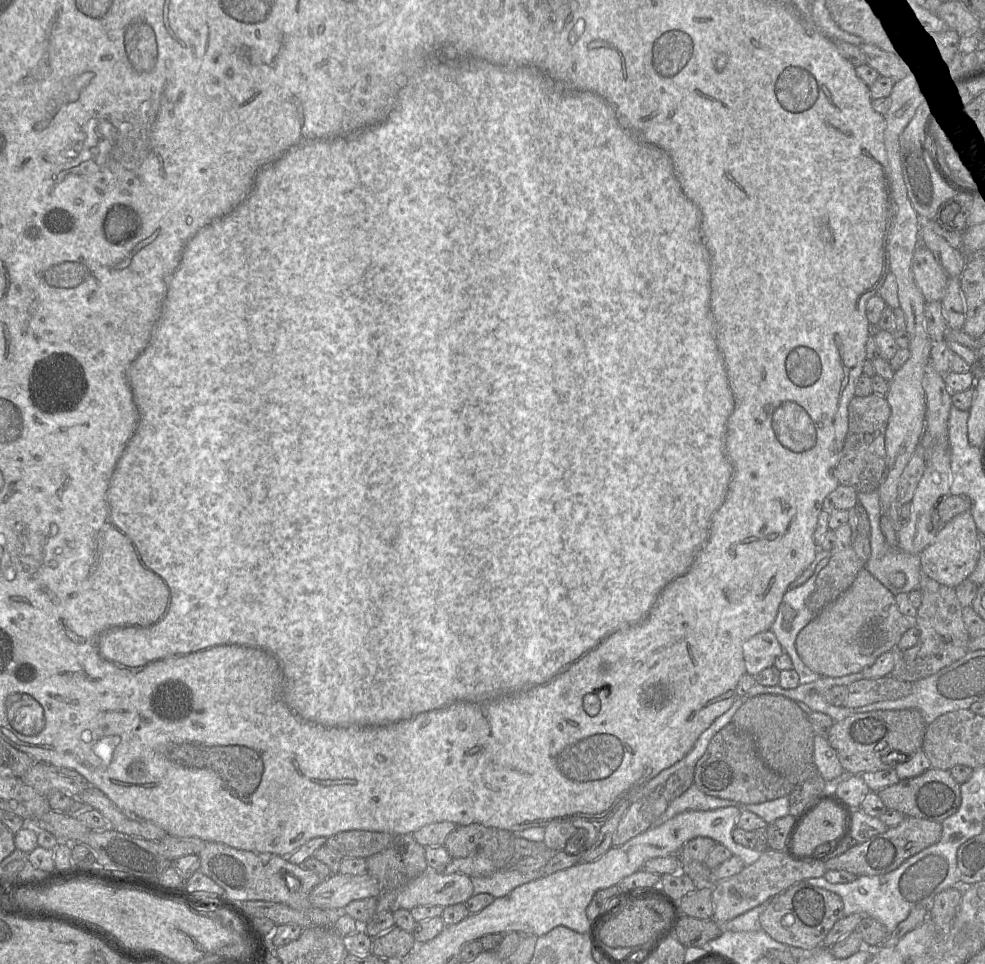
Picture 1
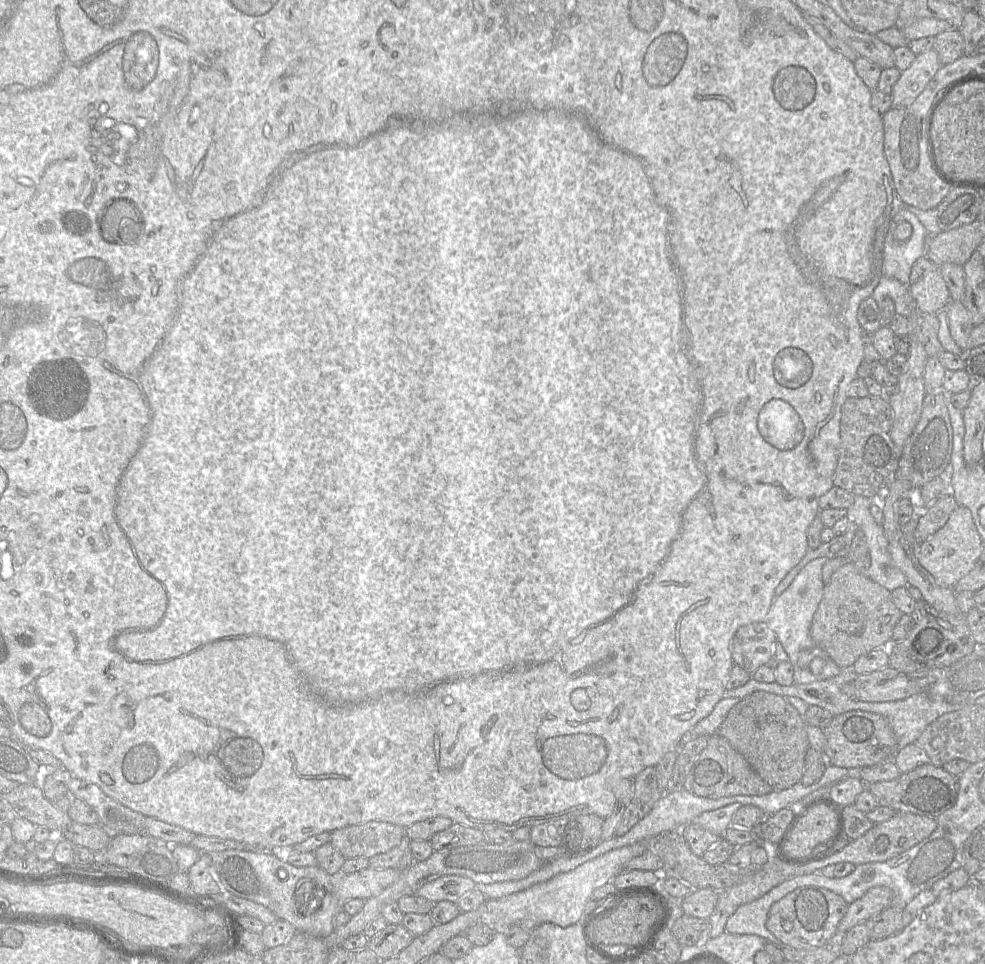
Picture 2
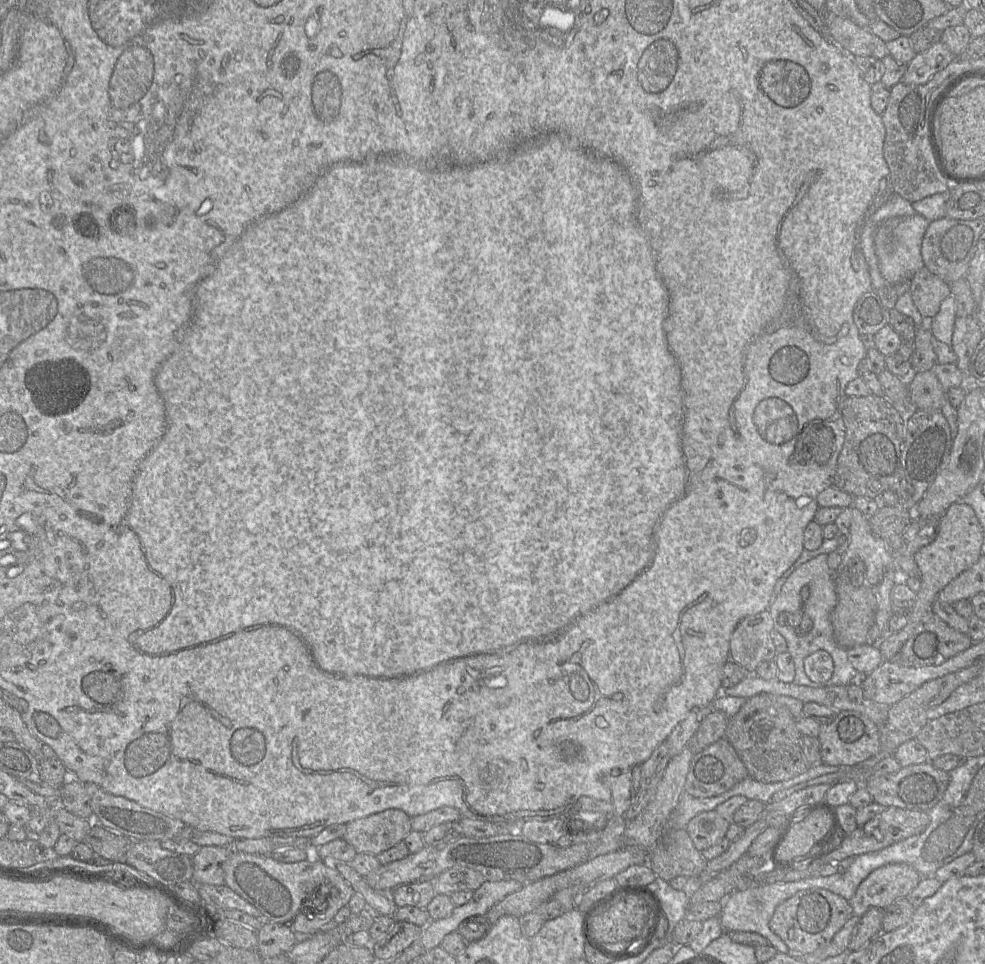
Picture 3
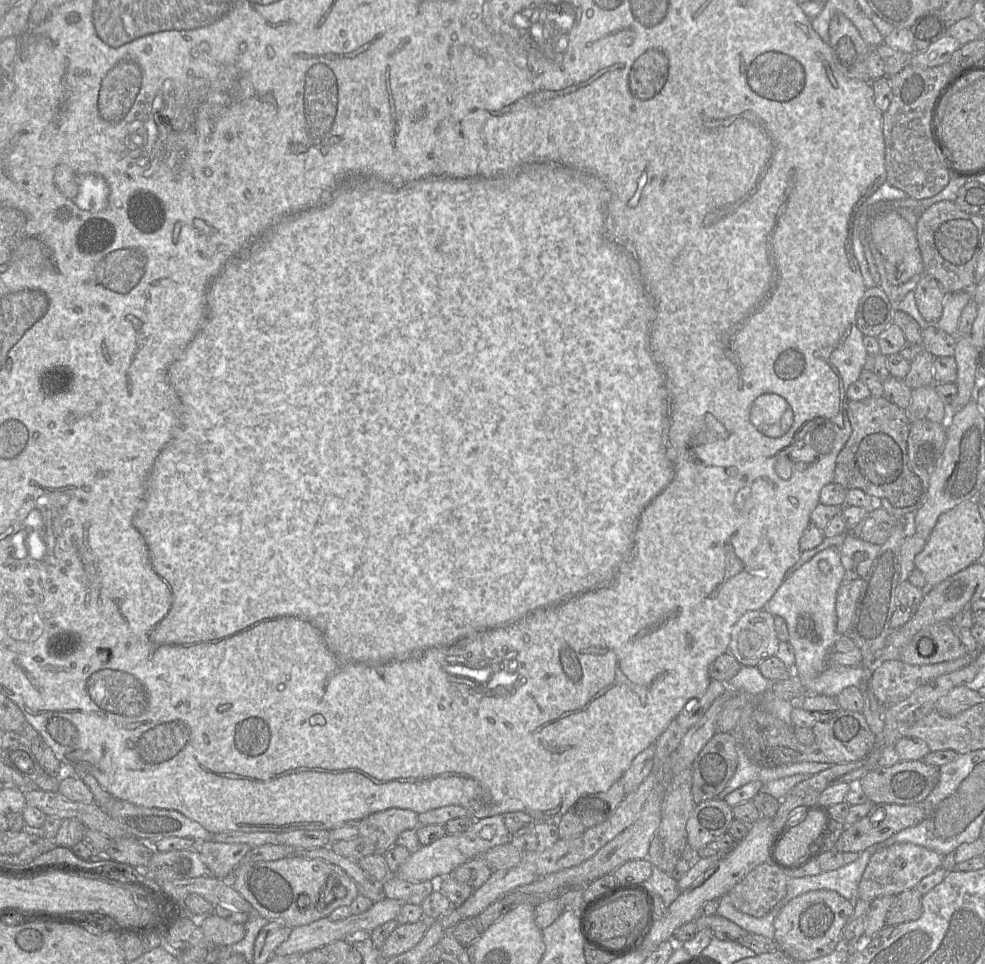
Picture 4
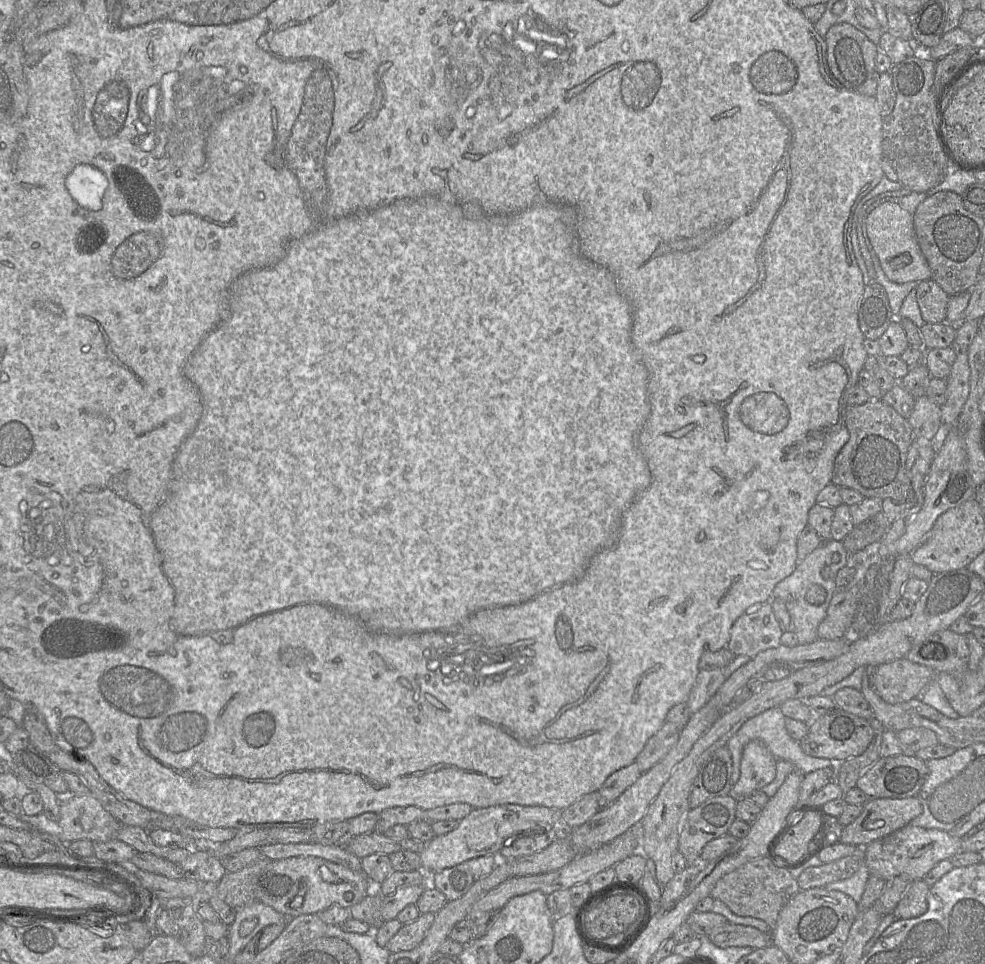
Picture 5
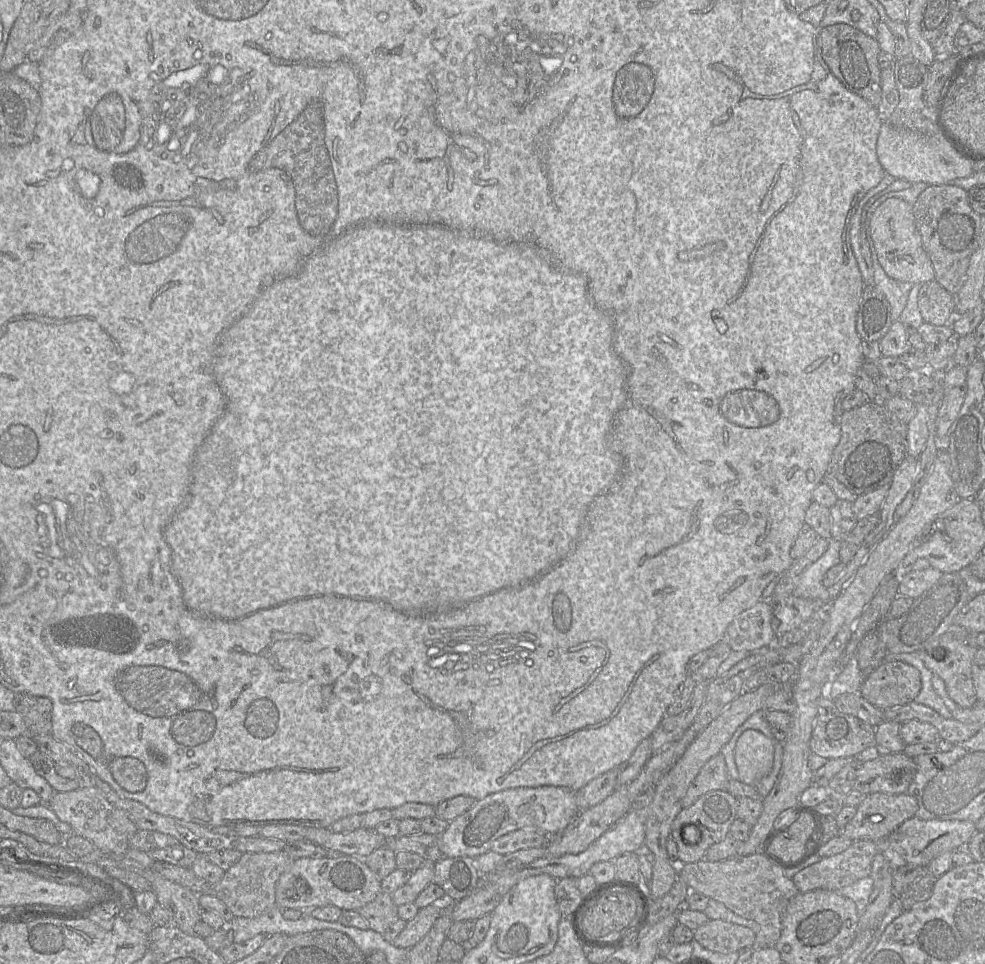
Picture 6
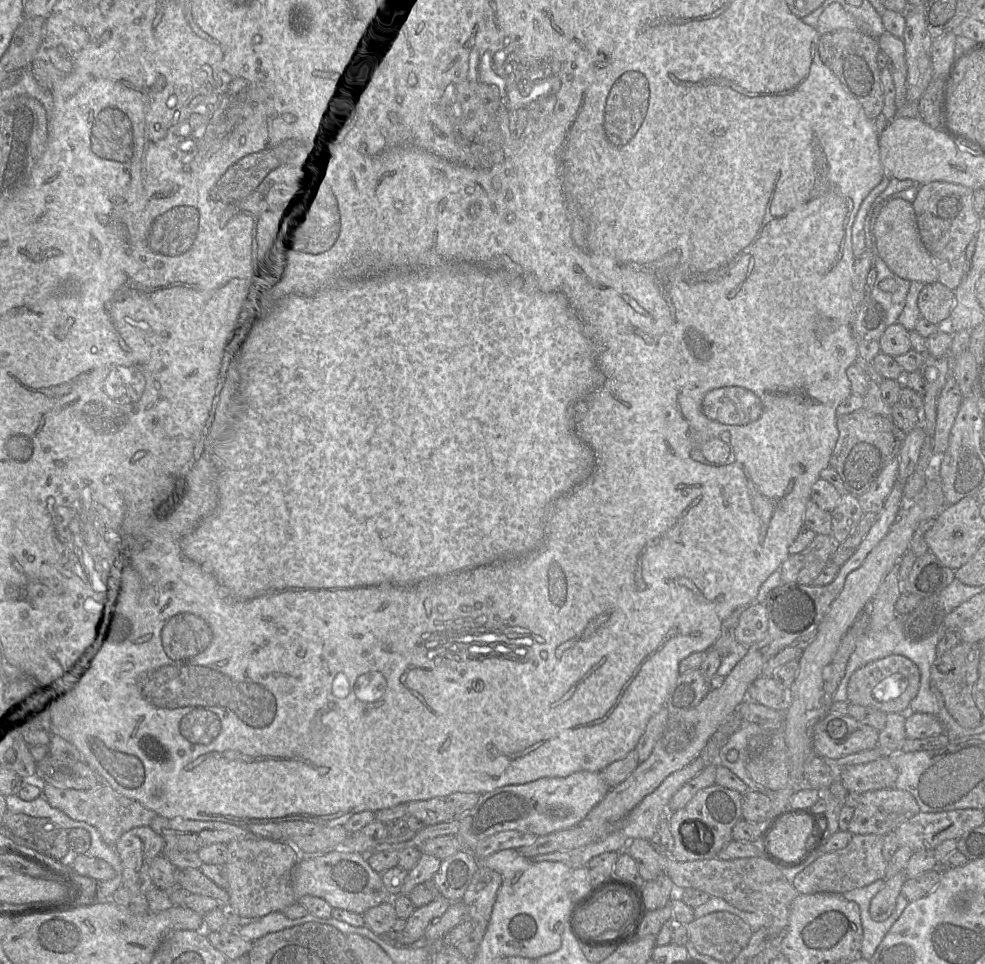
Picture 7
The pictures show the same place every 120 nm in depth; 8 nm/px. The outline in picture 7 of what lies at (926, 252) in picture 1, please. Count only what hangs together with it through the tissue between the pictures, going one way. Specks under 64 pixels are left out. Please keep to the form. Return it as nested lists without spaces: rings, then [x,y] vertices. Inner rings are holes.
[[[940,282],[926,284],[917,299],[921,317],[937,326],[948,322],[954,303],[954,291]]]

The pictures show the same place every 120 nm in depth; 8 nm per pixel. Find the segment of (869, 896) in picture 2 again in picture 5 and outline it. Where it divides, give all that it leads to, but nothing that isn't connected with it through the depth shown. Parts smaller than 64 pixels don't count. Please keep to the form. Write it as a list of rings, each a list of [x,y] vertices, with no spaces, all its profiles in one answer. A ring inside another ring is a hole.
[[[906,825],[903,828],[864,847],[865,864],[869,874],[885,881],[896,876],[907,876],[911,880],[922,879],[937,863],[949,859],[960,851],[961,838],[951,836],[939,829],[925,829]]]

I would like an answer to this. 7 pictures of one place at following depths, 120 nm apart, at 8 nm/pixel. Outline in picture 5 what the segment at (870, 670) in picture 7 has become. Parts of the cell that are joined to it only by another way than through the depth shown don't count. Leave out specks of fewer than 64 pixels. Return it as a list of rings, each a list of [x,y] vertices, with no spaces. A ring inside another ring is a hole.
[[[904,658],[896,659],[874,668],[874,690],[883,701],[892,705],[900,704],[918,697],[934,677],[935,672],[926,666]]]

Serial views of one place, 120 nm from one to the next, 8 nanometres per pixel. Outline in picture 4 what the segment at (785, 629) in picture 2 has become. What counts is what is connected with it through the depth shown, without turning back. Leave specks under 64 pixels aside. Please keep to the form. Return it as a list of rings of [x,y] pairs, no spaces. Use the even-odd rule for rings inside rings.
[[[828,547],[795,570],[783,580],[771,599],[767,602],[767,610],[773,616],[782,617],[787,625],[788,642],[794,649],[795,663],[793,672],[799,677],[807,694],[825,695],[836,698],[845,688],[860,685],[869,678],[870,669],[858,666],[844,666],[840,664],[826,665],[826,655],[829,648],[840,638],[836,630],[836,597],[842,584],[844,572],[840,559],[840,548]],[[821,560],[830,564],[829,573],[823,573],[818,567]],[[799,620],[799,629],[797,622]]]

